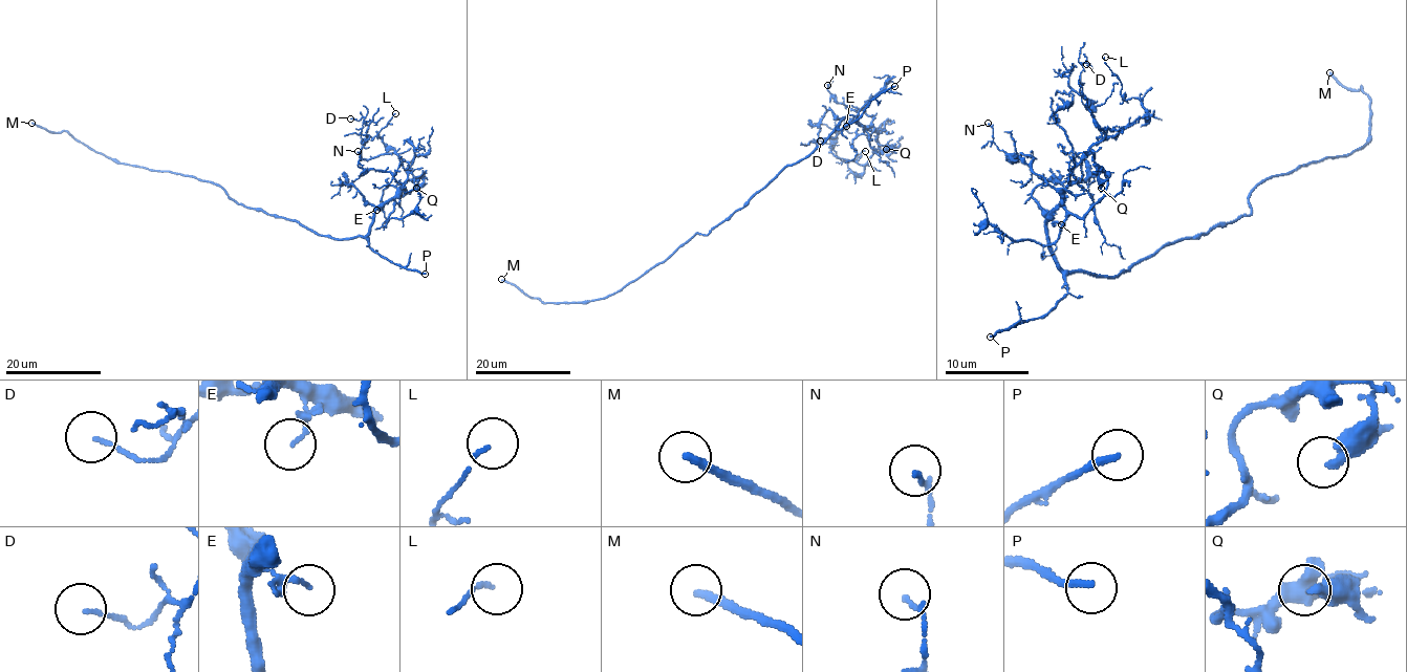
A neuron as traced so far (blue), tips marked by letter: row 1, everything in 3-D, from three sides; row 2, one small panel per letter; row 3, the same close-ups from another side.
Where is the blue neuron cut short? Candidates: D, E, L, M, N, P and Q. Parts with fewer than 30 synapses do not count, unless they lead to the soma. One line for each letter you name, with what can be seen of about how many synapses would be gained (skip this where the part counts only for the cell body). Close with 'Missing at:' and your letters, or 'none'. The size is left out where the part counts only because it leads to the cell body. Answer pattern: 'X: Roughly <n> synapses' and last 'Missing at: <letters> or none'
M: Roughly 160 synapses
Missing at: M, P

